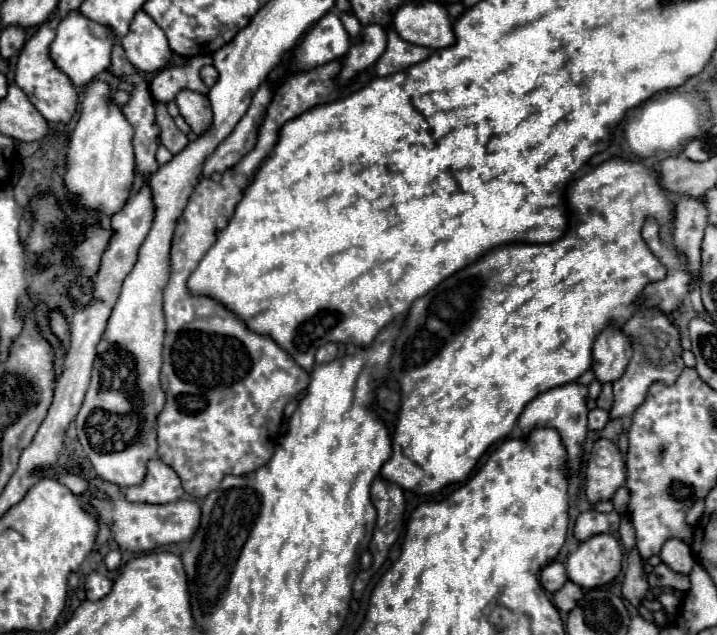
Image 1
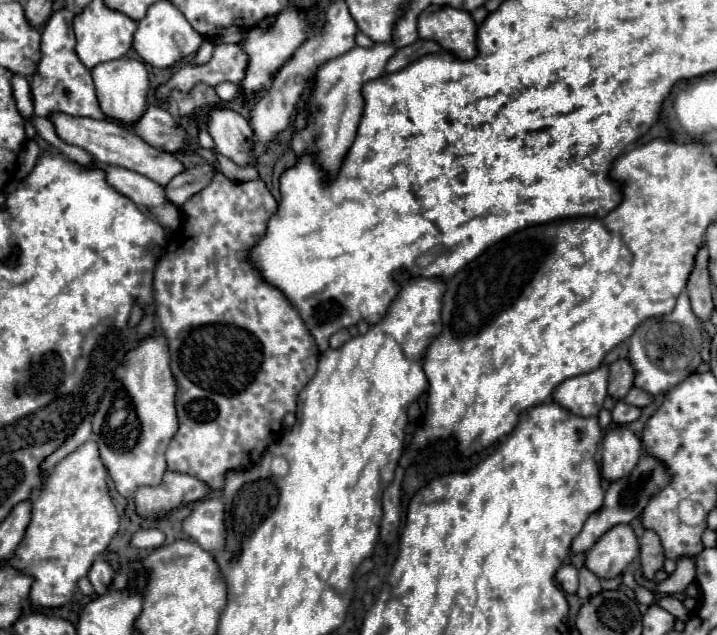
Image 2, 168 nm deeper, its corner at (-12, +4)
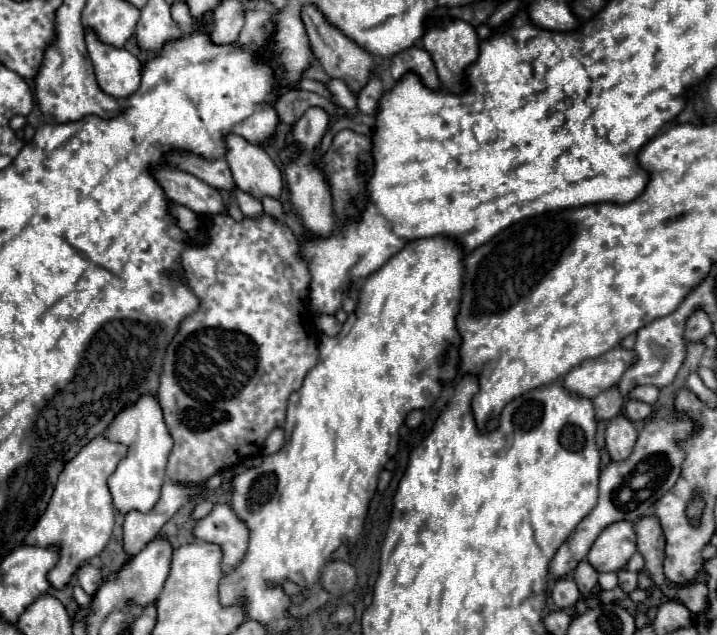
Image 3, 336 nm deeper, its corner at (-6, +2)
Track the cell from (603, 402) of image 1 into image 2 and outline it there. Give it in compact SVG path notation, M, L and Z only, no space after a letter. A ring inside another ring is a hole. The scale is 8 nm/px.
M632 388L632 390L626 394L624 402L626 402L626 404L632 404L632 406L638 406L638 408L644 408L646 404L652 402L652 398L650 398L646 392L642 392L642 390L638 390L638 388Z

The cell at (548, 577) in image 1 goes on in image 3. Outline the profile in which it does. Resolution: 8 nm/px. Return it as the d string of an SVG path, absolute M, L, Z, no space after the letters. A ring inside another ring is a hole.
M560 578L552 586L552 600L554 600L554 604L558 608L570 608L570 606L574 606L580 596L582 594L580 594L576 582L570 580L570 578Z

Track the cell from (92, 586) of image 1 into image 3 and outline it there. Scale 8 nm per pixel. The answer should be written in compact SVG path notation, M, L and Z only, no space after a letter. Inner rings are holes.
M84 564L78 572L76 572L76 578L78 578L78 584L84 588L84 592L88 592L90 596L98 590L98 586L102 584L102 574L96 566L92 564Z

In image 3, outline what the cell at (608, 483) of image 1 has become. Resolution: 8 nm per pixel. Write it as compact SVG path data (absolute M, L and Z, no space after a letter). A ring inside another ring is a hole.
M616 416L610 420L610 424L606 426L606 450L610 454L612 460L622 460L630 456L630 450L634 448L636 442L636 428L634 424L624 416Z

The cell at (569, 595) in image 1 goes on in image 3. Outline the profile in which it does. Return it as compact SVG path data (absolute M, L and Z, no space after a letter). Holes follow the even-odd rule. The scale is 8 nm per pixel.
M584 560L574 570L574 580L576 580L578 590L582 592L582 596L588 596L594 590L594 586L598 584L598 572Z

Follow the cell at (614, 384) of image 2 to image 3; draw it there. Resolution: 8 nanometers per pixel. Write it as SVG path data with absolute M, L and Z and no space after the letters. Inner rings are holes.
M612 386L610 390L606 390L594 398L596 418L598 420L612 420L614 416L618 416L622 412L622 404L624 404L624 398L618 394L618 388Z

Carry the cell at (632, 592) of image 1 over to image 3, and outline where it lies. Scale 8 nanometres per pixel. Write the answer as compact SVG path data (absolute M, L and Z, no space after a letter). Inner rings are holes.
M644 516L634 524L634 530L638 536L638 552L646 560L644 572L648 572L654 582L656 582L656 578L664 580L664 570L662 570L664 534L662 534L658 518L656 516Z

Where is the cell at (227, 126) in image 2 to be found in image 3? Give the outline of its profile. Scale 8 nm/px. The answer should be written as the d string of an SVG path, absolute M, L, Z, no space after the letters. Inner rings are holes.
M234 134L226 136L226 146L226 160L234 174L236 186L258 200L262 200L264 196L280 200L282 172L264 152L264 148L254 146Z

